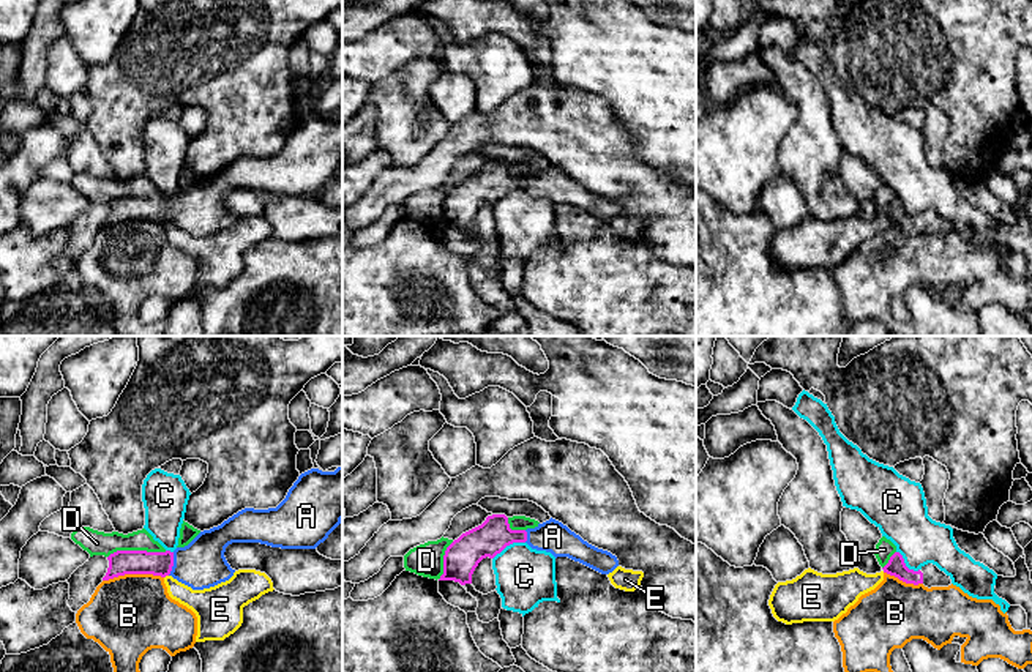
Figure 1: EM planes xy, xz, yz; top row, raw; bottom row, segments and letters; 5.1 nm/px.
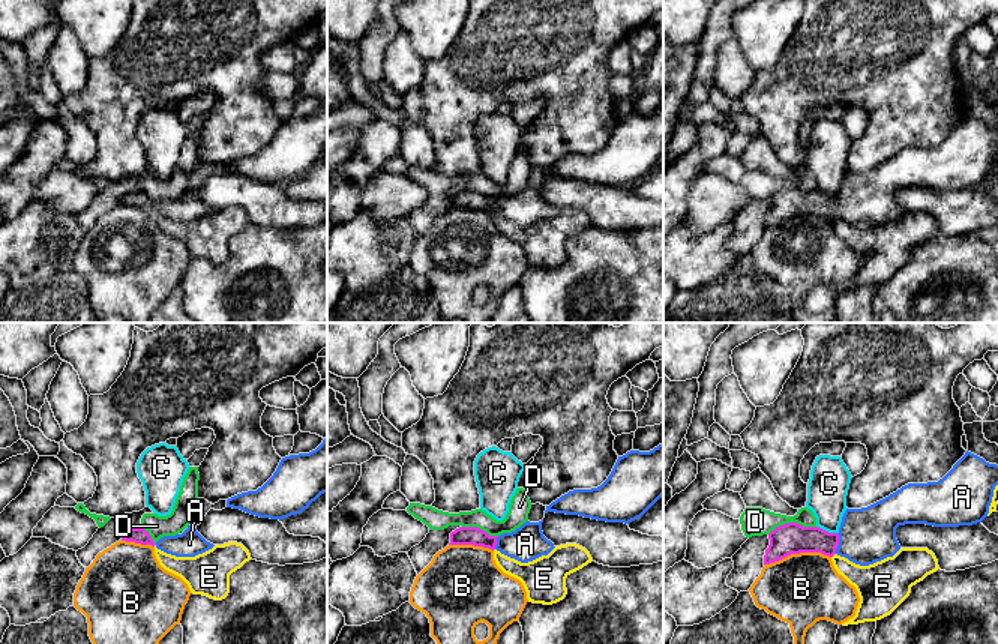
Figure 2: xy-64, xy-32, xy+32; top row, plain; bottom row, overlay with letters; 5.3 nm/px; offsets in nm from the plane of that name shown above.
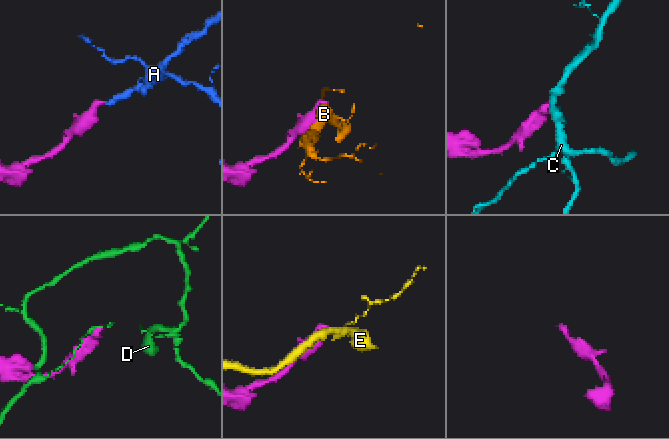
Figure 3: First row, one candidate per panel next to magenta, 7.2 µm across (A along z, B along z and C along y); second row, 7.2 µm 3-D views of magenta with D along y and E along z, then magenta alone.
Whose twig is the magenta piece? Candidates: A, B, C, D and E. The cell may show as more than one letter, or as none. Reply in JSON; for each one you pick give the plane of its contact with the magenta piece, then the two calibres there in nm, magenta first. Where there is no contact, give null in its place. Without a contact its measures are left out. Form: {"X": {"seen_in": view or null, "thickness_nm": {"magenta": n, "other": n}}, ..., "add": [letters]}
{"A": {"seen_in": "xy", "thickness_nm": {"magenta": 130, "other": 240}}, "add": ["A"]}

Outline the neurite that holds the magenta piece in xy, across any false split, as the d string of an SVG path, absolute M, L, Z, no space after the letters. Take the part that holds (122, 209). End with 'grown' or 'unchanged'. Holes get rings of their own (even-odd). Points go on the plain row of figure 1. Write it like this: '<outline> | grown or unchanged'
M342 112L335 118L311 115L298 123L276 155L245 155L174 199L110 200L103 227L125 221L153 221L172 222L193 237L210 235L229 227L235 219L224 203L229 191L260 189L281 196L316 196L341 167Z | grown

